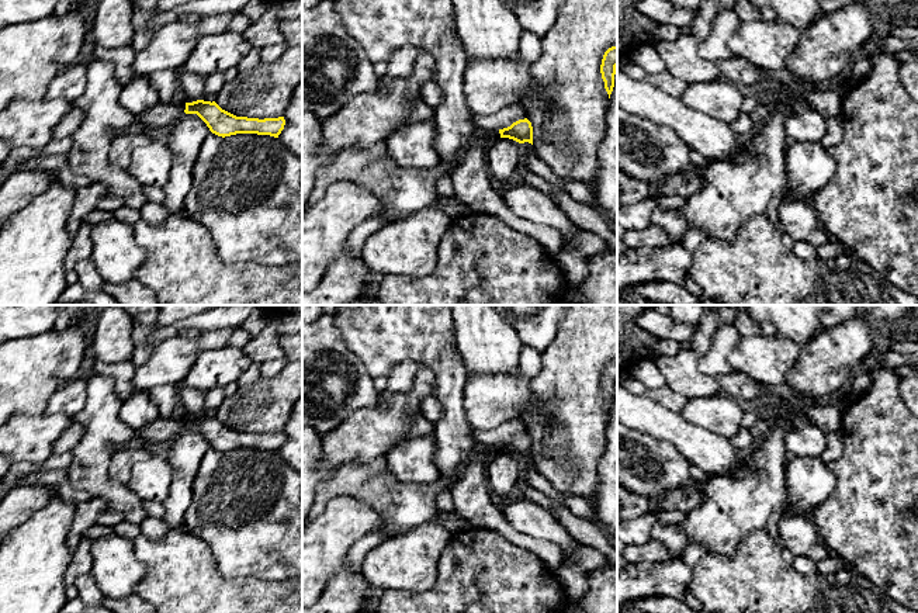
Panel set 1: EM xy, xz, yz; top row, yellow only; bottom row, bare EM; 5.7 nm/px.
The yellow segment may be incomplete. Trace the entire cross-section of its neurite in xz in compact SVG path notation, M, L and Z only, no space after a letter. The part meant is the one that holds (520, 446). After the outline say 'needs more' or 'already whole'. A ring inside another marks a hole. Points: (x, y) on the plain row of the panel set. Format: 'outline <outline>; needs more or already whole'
outline M524 433L510 441L492 446L475 444L467 461L450 478L440 478L432 485L415 485L399 481L391 471L388 457L381 456L371 463L357 463L336 471L332 479L316 486L315 501L308 513L306 523L319 516L326 505L337 496L356 498L382 517L380 531L401 531L408 527L425 523L436 516L437 493L441 488L453 489L467 474L474 461L482 457L492 457L498 453L509 453L519 458L533 460L533 441Z; needs more

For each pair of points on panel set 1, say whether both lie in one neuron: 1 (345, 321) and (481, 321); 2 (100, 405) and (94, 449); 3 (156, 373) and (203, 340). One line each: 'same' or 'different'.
1: different
2: same
3: same

